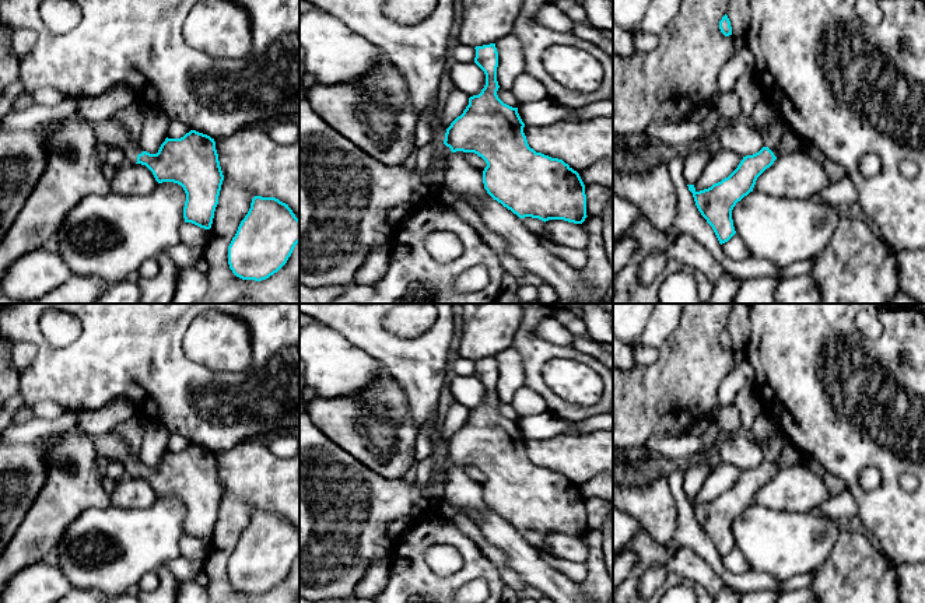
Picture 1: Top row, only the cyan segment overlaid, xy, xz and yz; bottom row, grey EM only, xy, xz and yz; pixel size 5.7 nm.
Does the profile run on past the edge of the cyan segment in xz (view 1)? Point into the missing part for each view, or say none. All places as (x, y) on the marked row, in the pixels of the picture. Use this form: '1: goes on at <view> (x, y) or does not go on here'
1: goes on at xz (344, 193)

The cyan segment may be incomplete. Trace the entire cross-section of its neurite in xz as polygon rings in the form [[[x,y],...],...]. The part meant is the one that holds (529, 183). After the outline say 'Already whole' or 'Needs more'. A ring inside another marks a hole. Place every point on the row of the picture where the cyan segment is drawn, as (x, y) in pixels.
[[[495,43],[476,46],[474,63],[486,74],[486,85],[479,95],[469,98],[469,105],[446,129],[441,150],[428,161],[423,172],[404,165],[385,165],[369,154],[360,150],[353,141],[337,133],[322,120],[305,99],[299,101],[299,284],[311,288],[327,285],[344,285],[354,280],[372,248],[382,248],[390,253],[392,229],[386,224],[388,211],[399,204],[409,204],[418,186],[430,185],[437,173],[448,168],[452,152],[474,152],[481,157],[487,166],[483,171],[483,183],[487,193],[511,210],[519,218],[532,217],[542,221],[564,220],[582,224],[586,215],[585,185],[577,171],[563,159],[536,152],[529,147],[523,133],[518,108],[504,104],[497,91],[498,52]]]. Needs more

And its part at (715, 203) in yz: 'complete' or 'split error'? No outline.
split error

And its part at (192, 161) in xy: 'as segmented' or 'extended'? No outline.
extended

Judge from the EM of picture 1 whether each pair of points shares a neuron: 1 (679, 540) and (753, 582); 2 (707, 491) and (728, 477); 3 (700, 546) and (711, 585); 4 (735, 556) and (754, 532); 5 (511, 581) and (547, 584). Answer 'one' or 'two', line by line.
1: one
2: one
3: two
4: two
5: two

